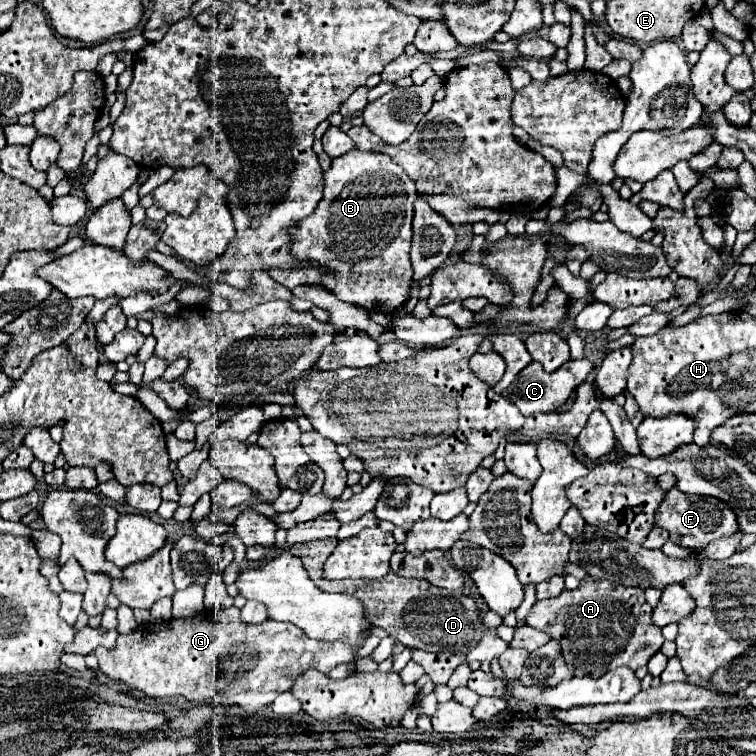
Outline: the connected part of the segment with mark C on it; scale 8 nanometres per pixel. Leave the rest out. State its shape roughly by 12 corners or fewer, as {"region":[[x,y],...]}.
{"region":[[570,360],[556,372],[530,362],[512,384],[526,416],[556,412],[594,364]]}

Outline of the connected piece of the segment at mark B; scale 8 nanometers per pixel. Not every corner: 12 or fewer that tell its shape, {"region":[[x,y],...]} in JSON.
{"region":[[354,148],[270,268],[394,314],[412,288],[414,180]]}

